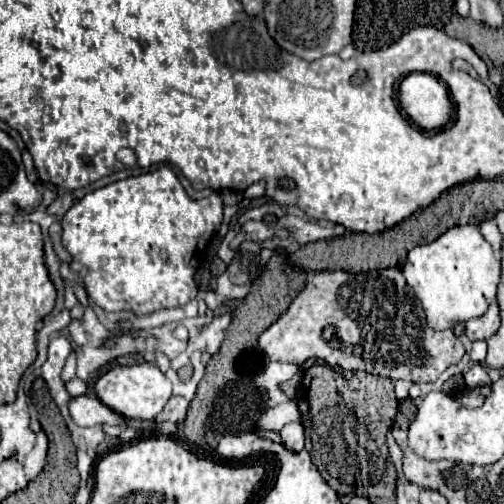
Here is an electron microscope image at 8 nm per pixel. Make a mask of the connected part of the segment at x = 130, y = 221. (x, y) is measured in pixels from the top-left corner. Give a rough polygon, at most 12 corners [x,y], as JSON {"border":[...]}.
{"border":[[171,167],[87,193],[61,219],[105,311],[183,307],[223,201]]}

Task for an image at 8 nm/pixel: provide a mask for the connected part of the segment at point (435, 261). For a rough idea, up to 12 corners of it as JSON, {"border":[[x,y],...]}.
{"border":[[479,225],[413,247],[401,273],[443,331],[487,313],[501,261]]}

